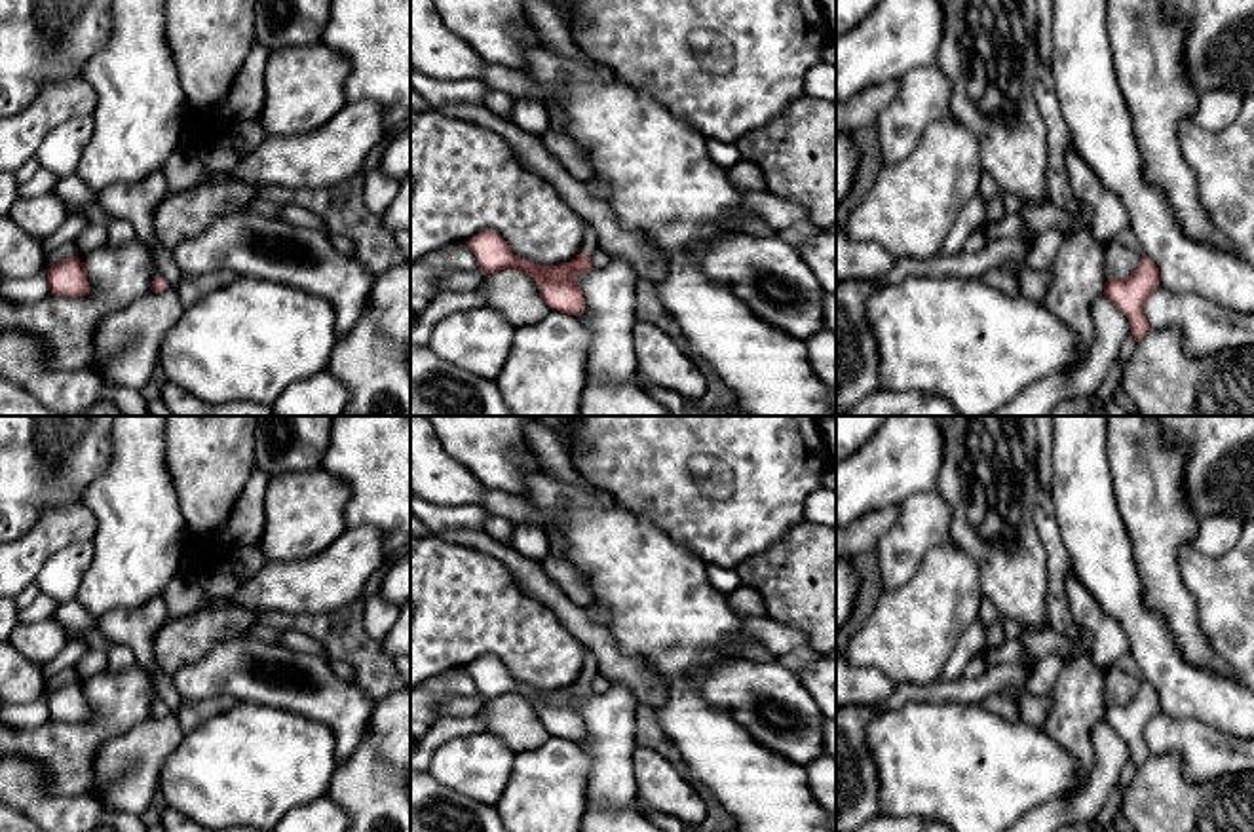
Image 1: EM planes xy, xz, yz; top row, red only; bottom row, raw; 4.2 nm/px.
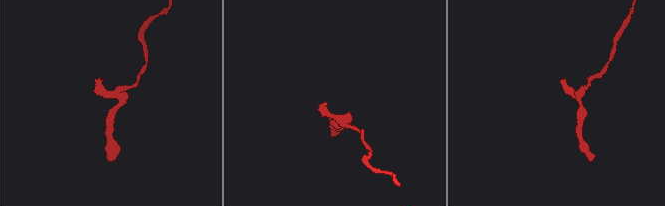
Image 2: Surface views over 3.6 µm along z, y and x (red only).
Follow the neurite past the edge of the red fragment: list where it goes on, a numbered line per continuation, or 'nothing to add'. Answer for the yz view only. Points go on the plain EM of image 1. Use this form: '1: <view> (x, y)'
nothing to add

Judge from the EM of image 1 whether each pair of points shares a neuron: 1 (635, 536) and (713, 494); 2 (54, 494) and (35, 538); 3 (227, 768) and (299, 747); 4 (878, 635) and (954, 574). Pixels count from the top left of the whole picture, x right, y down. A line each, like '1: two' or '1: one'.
1: two
2: two
3: one
4: one

